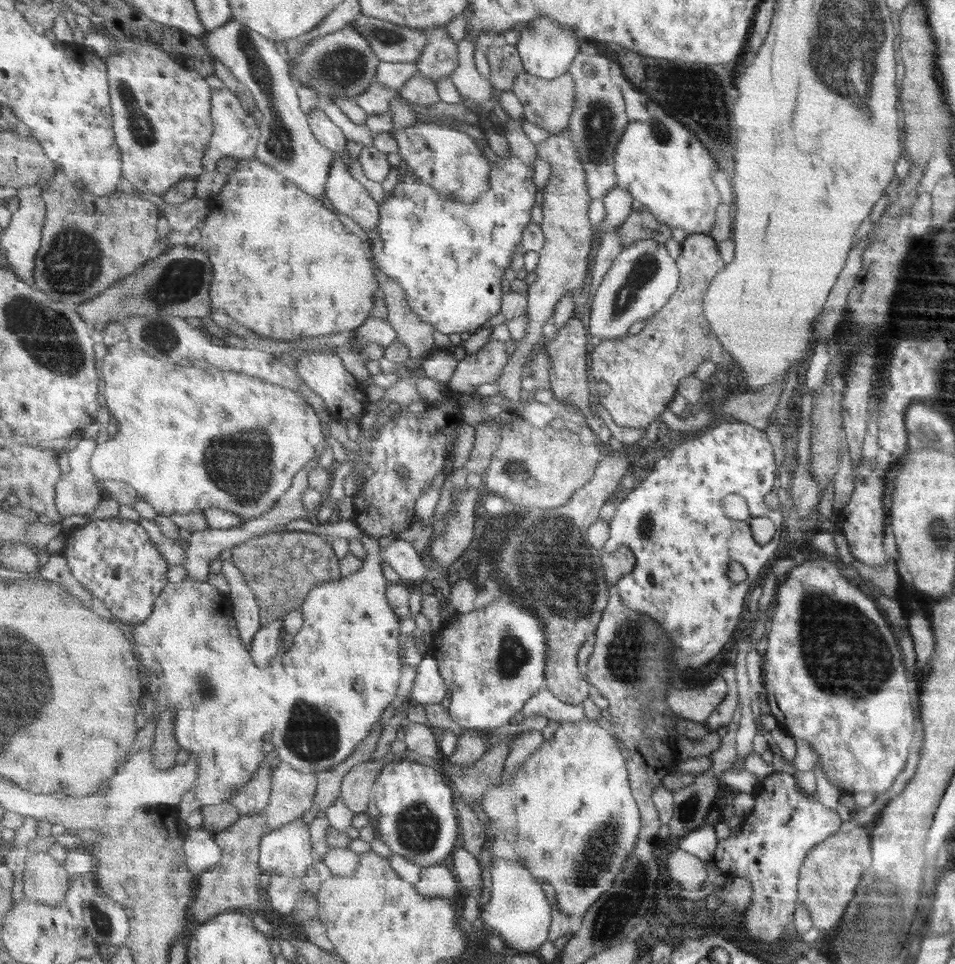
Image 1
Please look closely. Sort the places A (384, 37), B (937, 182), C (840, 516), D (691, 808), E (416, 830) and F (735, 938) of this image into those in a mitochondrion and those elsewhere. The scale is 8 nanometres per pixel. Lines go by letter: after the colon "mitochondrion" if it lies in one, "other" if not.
A: mitochondrion
B: other
C: other
D: mitochondrion
E: mitochondrion
F: other

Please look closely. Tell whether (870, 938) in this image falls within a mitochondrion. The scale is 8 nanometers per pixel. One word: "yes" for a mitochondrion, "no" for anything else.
yes

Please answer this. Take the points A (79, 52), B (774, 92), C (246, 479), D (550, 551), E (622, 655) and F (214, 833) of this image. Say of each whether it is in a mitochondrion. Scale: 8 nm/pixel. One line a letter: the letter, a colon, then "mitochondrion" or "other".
A: other
B: other
C: mitochondrion
D: mitochondrion
E: mitochondrion
F: other

